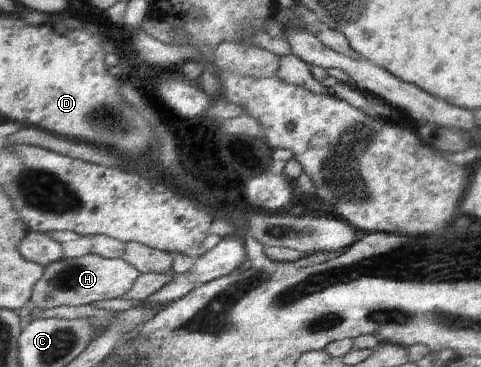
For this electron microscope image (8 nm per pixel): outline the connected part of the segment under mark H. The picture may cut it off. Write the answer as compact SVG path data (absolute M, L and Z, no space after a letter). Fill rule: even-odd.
M91 252L78 258L61 258L44 267L43 275L33 286L21 321L36 320L42 317L42 311L59 306L84 306L103 299L121 298L133 287L139 274L137 268L123 258L104 258Z

